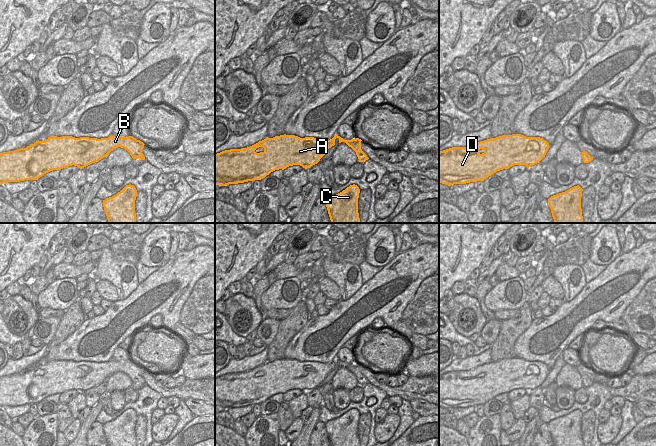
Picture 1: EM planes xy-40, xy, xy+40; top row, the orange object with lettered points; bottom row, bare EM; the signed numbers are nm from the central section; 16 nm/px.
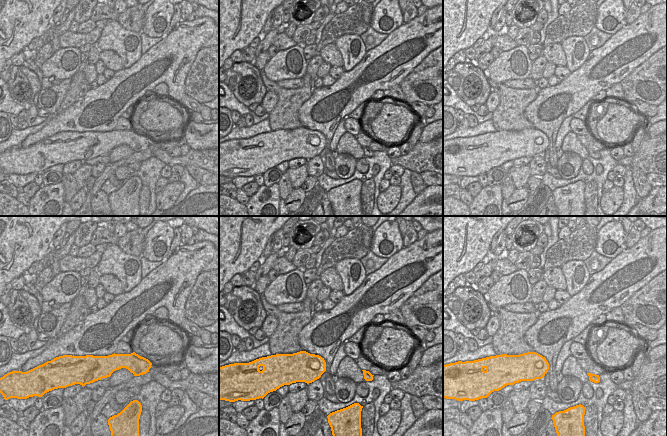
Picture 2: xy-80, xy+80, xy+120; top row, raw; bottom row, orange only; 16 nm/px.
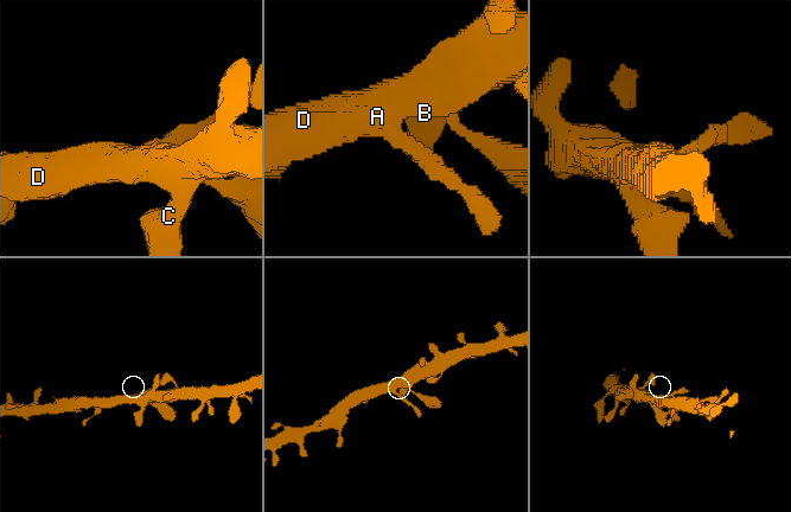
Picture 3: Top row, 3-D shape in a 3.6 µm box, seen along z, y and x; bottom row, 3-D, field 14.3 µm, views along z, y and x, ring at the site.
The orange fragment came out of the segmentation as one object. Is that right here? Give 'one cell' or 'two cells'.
one cell

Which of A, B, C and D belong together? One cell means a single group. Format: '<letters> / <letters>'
A B C D

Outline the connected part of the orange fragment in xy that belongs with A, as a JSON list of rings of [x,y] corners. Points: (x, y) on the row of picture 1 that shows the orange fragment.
[[[284,134],[266,138],[247,148],[230,149],[215,154],[215,185],[226,186],[261,180],[275,170],[284,170],[293,165],[309,168],[317,164],[327,150],[335,145],[336,138],[339,139],[339,143],[345,142],[351,147],[356,152],[360,162],[365,162],[369,159],[361,149],[362,140],[359,138],[344,140],[336,134],[332,139],[327,140],[314,137],[300,138],[295,135]]]

